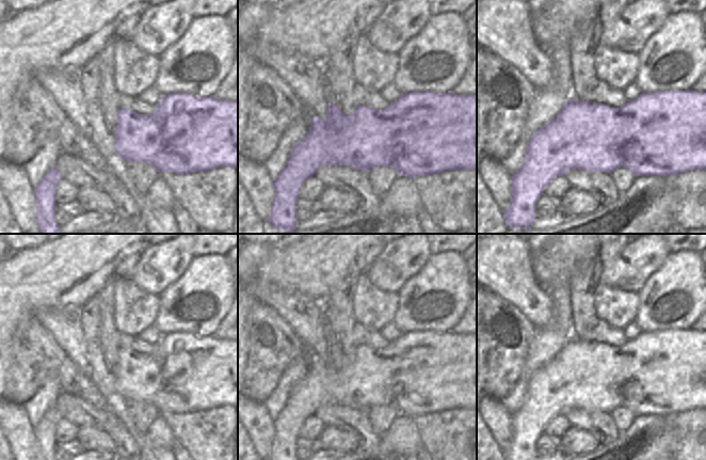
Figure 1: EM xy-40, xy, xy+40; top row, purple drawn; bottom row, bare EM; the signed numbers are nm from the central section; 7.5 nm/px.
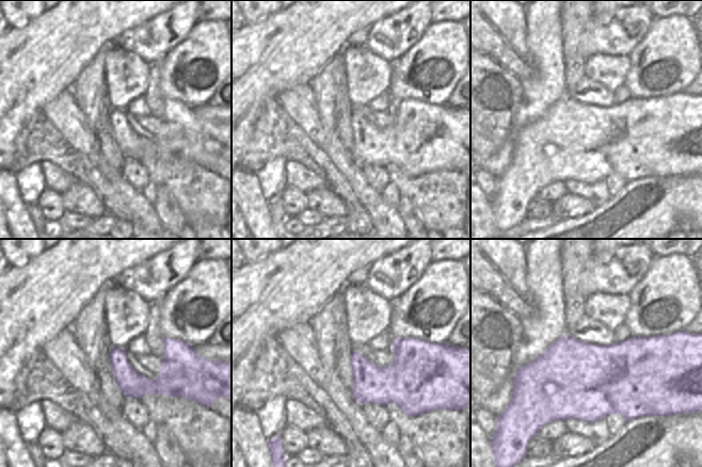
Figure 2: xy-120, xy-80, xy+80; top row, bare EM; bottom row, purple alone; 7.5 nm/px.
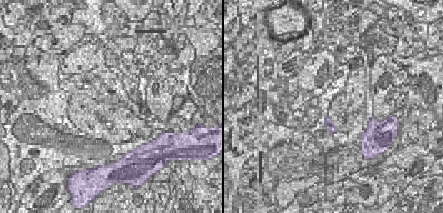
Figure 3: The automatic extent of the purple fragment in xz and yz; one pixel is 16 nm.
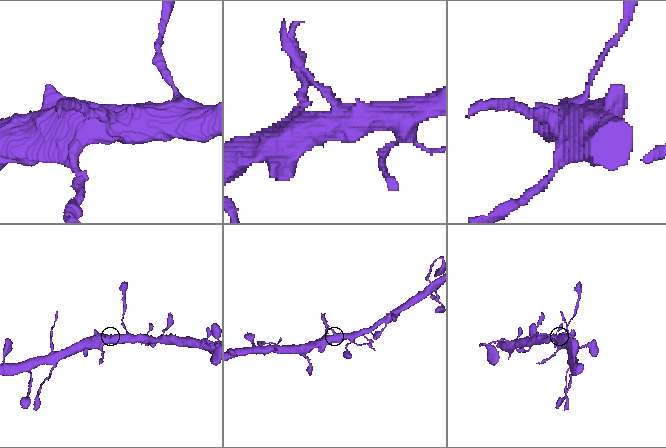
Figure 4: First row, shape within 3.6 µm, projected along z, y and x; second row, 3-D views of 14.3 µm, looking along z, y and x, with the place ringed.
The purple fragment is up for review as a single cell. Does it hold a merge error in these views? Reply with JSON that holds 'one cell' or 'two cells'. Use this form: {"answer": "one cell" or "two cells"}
{"answer": "one cell"}

